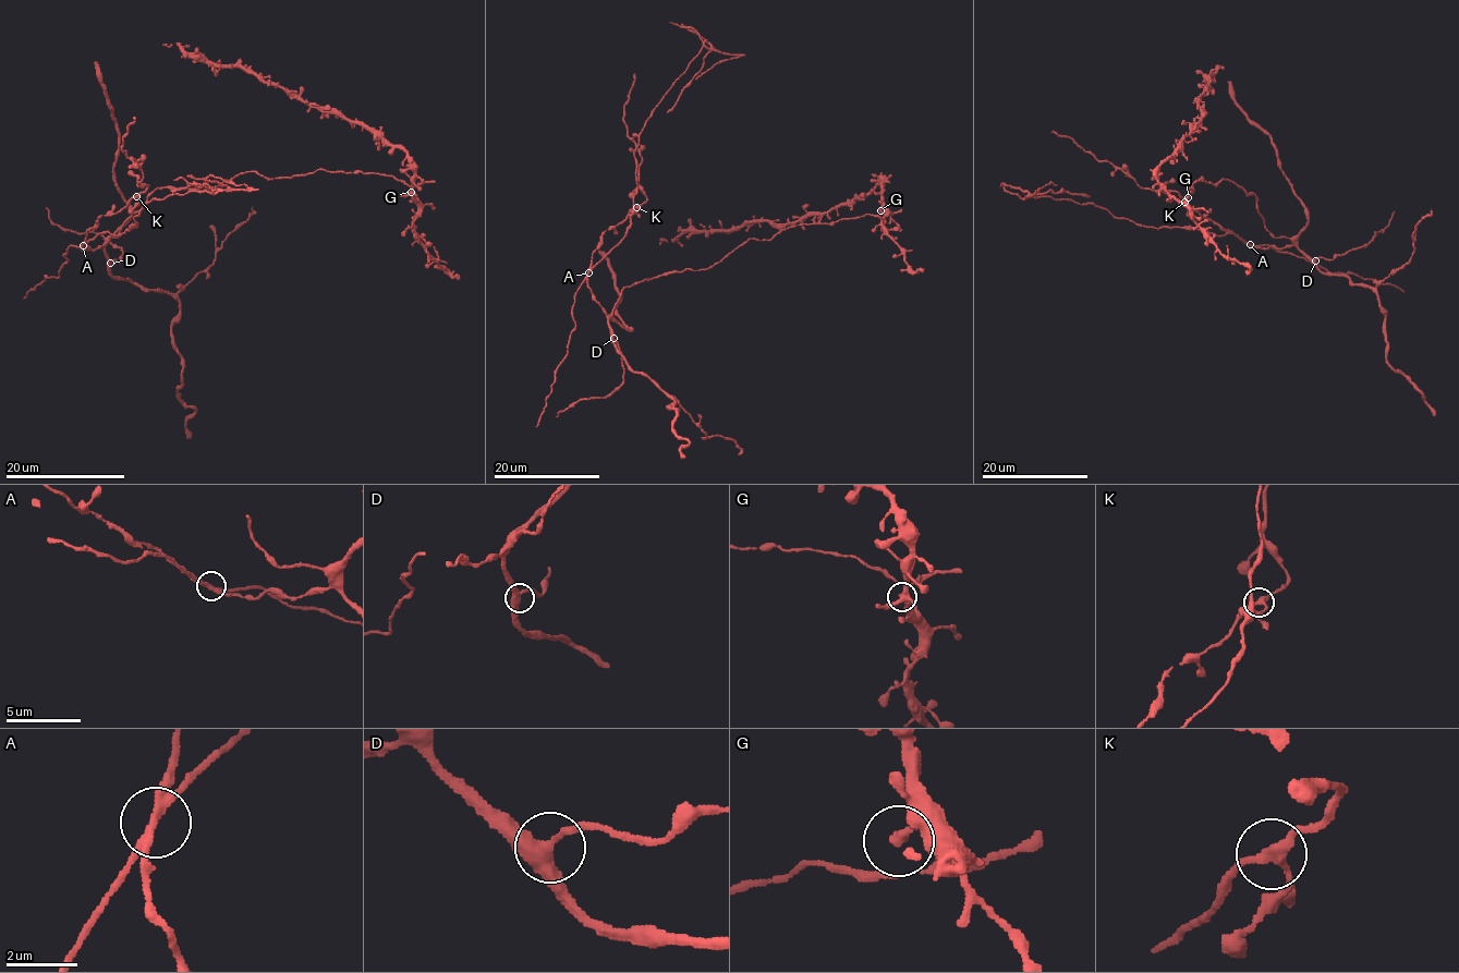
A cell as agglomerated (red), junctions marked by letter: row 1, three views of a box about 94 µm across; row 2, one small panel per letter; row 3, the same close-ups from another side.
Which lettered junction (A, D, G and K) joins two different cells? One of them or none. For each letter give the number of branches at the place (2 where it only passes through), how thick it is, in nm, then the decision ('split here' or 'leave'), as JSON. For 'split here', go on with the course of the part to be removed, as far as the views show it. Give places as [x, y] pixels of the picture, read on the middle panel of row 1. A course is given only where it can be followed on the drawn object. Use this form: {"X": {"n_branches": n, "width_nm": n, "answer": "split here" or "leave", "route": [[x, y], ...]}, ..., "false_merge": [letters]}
{"A": {"n_branches": 3, "width_nm": 220, "answer": "split here", "route": [[588, 272], [631, 223], [639, 134], [652, 110], [704, 46], [737, 56], [716, 62], [695, 78]]}, "D": {"n_branches": 3, "width_nm": 380, "answer": "leave"}, "G": {"n_branches": 3, "width_nm": 170, "answer": "leave"}, "K": {"n_branches": 3, "width_nm": 260, "answer": "leave"}, "false_merge": ["A"]}

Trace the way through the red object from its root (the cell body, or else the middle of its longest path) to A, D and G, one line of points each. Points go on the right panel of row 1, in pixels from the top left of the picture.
A: (1248, 195), (1255, 195), (1264, 228), (1275, 238), (1286, 236), (1292, 242), (1280, 248), (1250, 244)
D: (1248, 195), (1255, 195), (1264, 228), (1275, 238), (1288, 238), (1315, 260)
G: (1248, 195), (1229, 180), (1214, 185), (1202, 177), (1191, 185), (1193, 193), (1188, 197)

